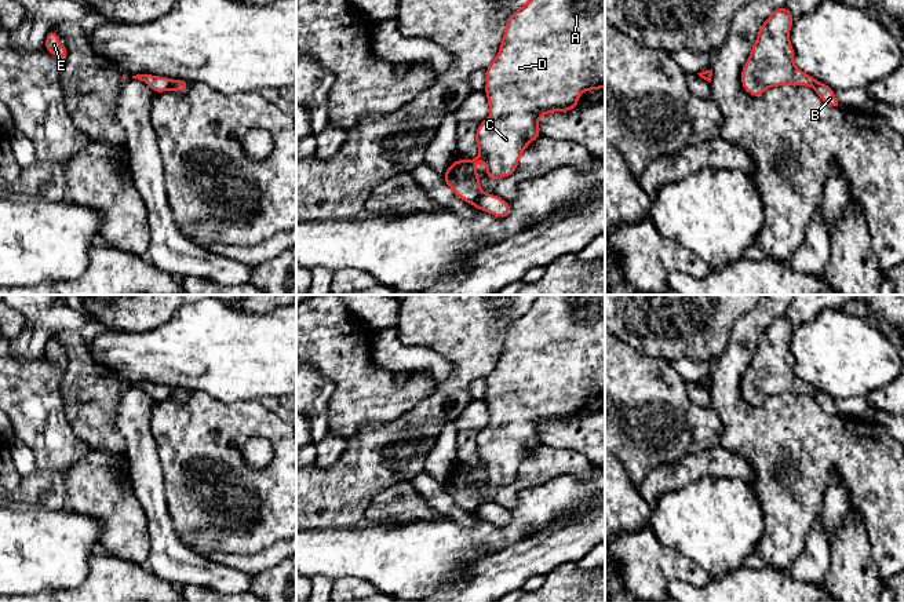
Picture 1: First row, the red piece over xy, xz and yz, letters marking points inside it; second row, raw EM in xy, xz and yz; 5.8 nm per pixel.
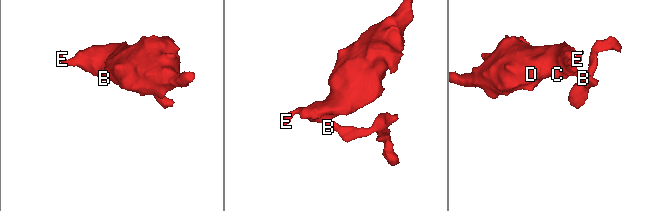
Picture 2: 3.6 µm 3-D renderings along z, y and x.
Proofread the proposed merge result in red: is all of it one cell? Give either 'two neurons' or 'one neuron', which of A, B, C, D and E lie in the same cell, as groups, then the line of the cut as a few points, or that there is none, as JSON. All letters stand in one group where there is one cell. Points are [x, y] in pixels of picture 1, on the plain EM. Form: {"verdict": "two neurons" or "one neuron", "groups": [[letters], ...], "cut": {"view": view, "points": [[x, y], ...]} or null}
{"verdict": "two neurons", "groups": [["A", "C", "D", "E"], ["B"]], "cut": {"view": "xz", "points": [[481, 502], [471, 513]]}}

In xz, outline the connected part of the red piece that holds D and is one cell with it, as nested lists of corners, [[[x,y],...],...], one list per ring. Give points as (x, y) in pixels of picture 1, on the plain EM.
[[[539,295],[528,311],[507,328],[500,358],[485,380],[484,401],[489,411],[491,424],[475,439],[480,464],[462,470],[456,467],[442,484],[445,493],[471,514],[482,503],[480,485],[474,479],[478,470],[488,474],[485,485],[489,489],[513,484],[522,460],[542,444],[537,430],[540,424],[575,419],[580,401],[605,395],[605,295]]]

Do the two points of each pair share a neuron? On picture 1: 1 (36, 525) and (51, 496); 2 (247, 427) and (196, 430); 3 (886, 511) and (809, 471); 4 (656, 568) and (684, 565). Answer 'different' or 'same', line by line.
1: different
2: same
3: same
4: same

